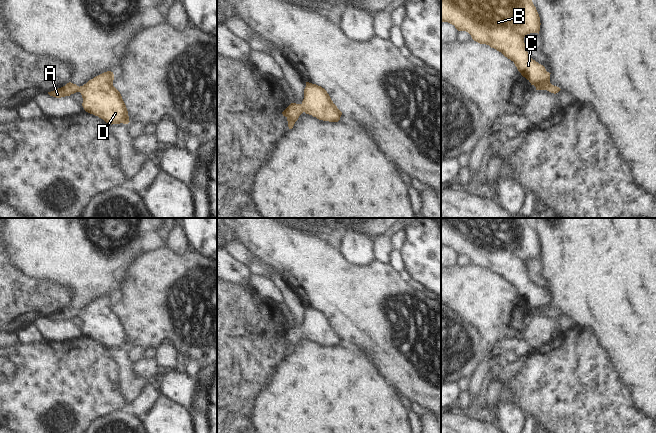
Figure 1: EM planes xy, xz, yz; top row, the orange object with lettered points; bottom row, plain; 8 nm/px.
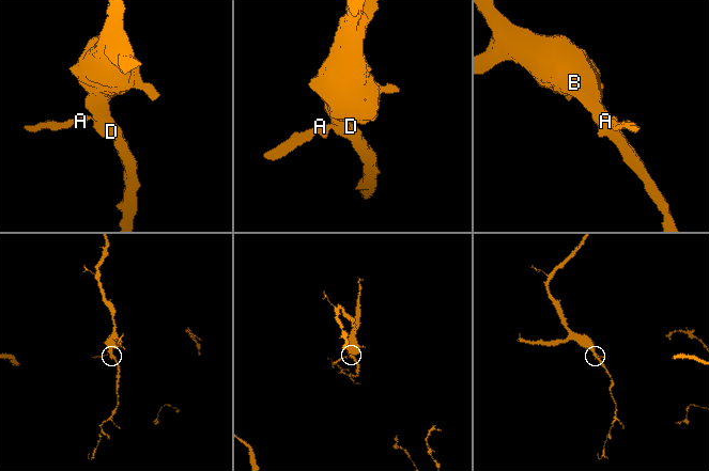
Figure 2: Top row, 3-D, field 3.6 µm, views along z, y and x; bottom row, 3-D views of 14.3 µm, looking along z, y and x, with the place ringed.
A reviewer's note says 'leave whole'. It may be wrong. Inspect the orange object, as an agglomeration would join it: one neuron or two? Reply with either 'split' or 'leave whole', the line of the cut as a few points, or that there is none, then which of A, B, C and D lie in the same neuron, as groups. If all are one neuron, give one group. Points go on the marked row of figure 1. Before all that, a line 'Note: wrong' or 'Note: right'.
Note: right
leave whole | no cut | A B C D

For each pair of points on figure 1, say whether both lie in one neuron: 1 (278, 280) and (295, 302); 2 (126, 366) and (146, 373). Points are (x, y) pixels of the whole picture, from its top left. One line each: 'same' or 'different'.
1: same
2: different

